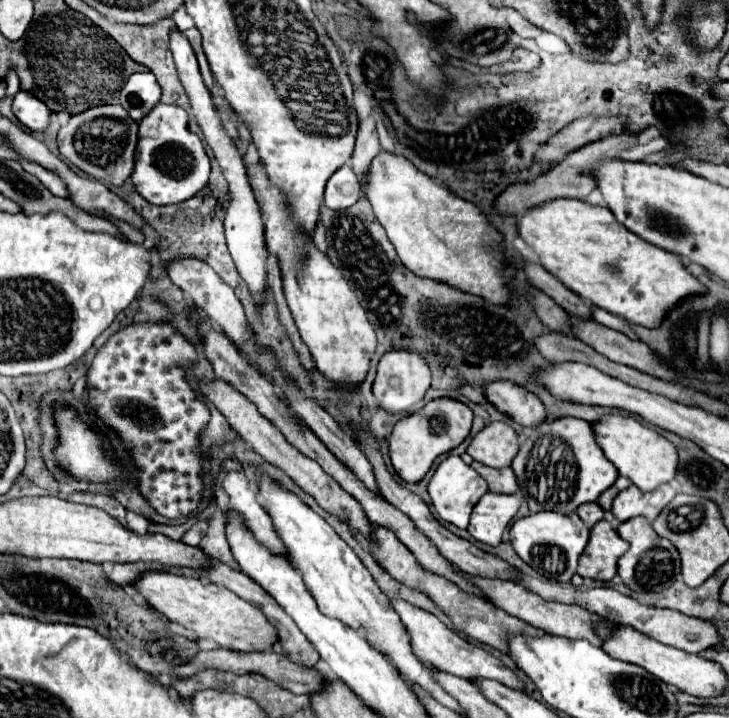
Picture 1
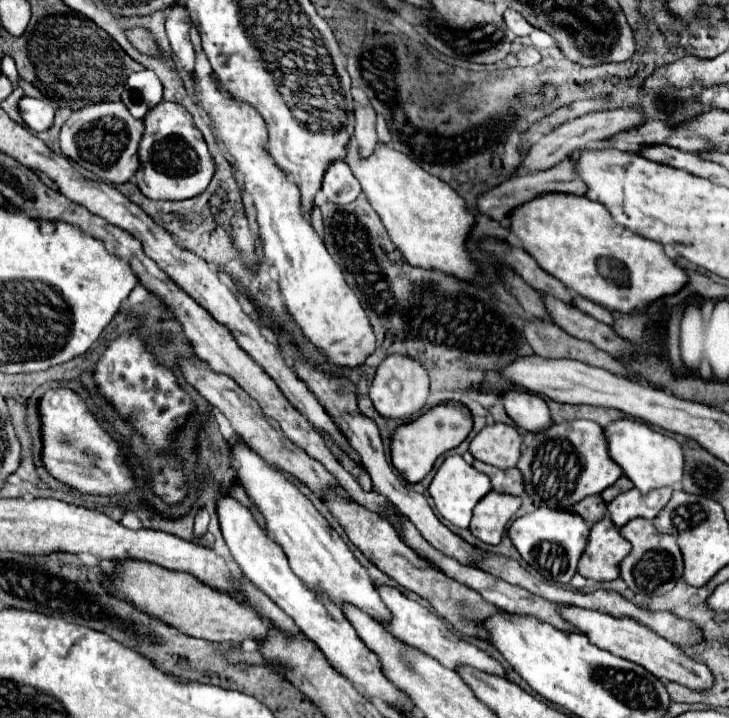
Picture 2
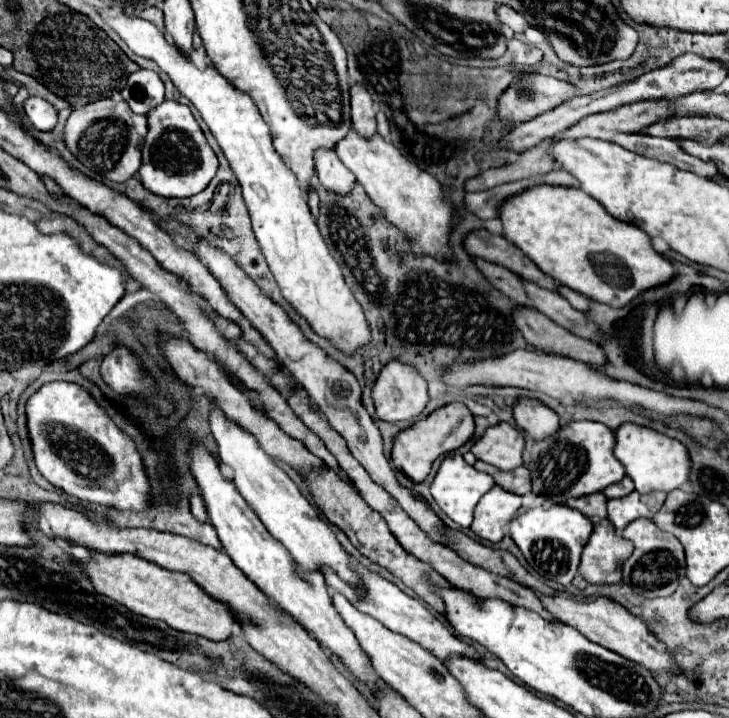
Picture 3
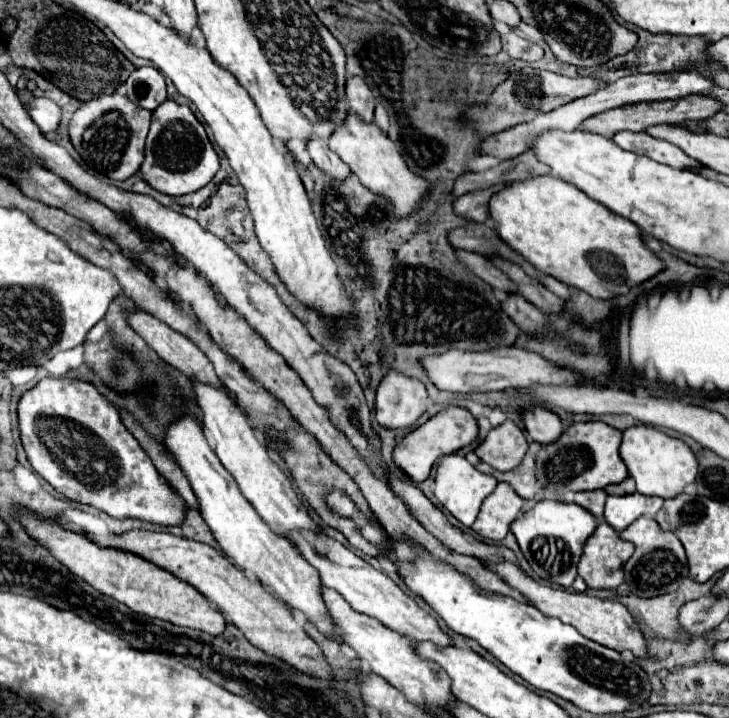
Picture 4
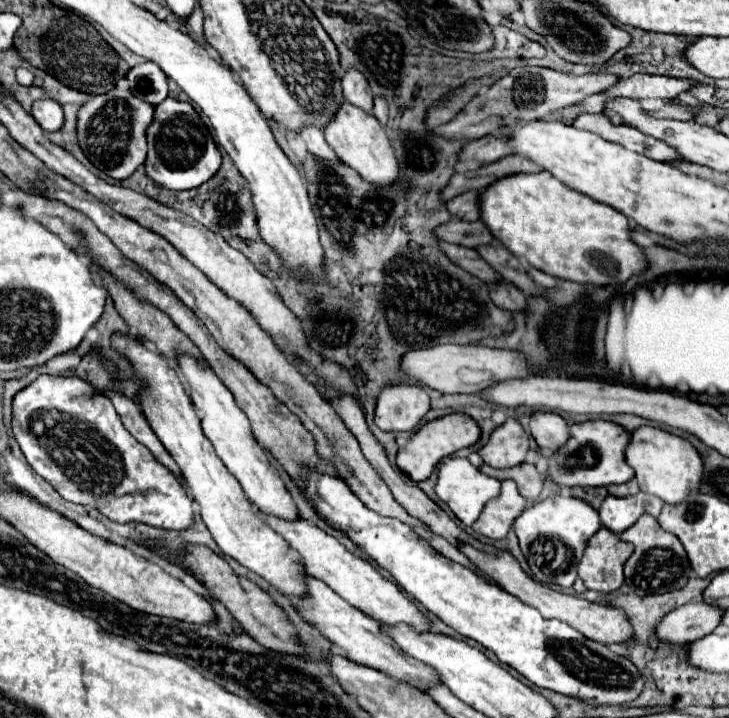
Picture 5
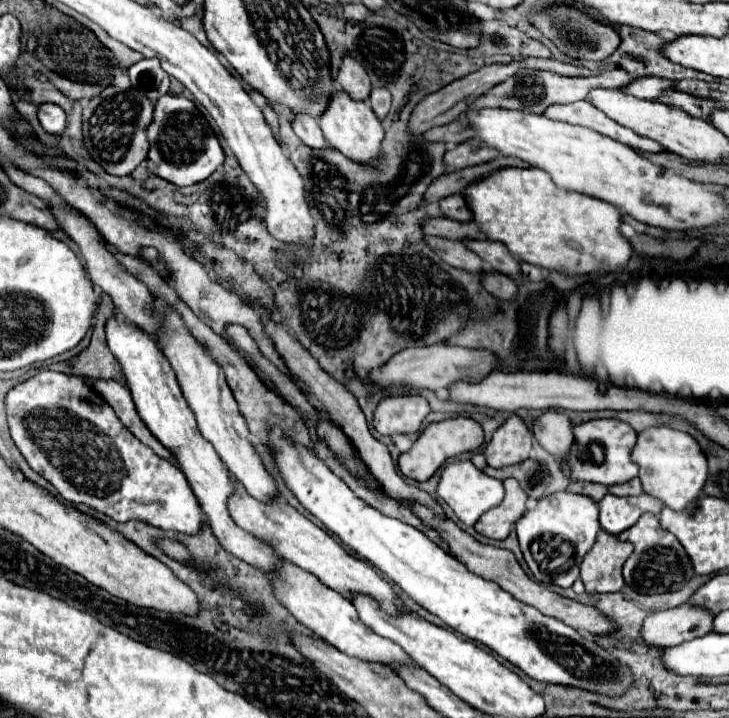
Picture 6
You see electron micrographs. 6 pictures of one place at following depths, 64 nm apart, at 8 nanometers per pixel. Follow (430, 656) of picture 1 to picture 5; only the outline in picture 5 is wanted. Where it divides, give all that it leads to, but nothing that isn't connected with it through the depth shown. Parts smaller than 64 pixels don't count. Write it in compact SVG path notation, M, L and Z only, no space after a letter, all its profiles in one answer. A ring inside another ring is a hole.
M264 516L264 518L274 532L278 532L296 552L300 552L300 556L304 558L308 574L312 574L314 578L328 584L350 606L358 608L366 616L370 616L382 624L388 624L388 626L408 624L416 632L432 630L432 622L418 610L418 606L414 602L408 600L408 596L402 592L402 588L398 584L384 578L370 562L348 552L334 536L326 534L318 526L310 526L306 520L286 522L286 520L278 520L276 516Z

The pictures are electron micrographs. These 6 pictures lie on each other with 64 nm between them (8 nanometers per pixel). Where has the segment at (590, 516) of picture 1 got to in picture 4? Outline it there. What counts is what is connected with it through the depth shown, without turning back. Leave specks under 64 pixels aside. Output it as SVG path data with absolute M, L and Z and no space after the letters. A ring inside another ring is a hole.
M594 490L594 492L568 492L566 496L564 496L564 500L566 502L574 502L574 504L580 504L582 508L586 508L586 510L590 510L592 514L596 514L596 518L598 518L598 522L602 522L604 518L604 502L606 502L606 492L604 490Z

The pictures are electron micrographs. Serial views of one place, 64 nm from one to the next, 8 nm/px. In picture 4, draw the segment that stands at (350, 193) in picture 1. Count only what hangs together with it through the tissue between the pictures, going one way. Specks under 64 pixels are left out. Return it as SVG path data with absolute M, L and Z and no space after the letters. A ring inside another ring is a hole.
M312 138L308 142L308 152L310 152L310 158L312 162L320 168L320 172L324 176L328 176L330 180L344 180L350 176L350 168L328 148L328 142L326 140L320 140L320 138Z

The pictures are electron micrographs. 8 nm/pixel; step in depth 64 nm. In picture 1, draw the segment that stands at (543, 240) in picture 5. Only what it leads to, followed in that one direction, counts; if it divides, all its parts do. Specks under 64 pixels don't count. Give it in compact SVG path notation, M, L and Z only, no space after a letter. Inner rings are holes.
M570 198L554 200L542 208L528 210L522 216L522 220L518 222L518 232L520 232L522 240L536 252L540 264L550 274L554 274L560 282L564 282L566 288L576 292L586 302L590 302L610 314L622 316L630 324L638 324L644 328L658 328L662 324L662 320L668 316L668 312L672 308L676 308L684 298L706 294L706 288L686 270L684 262L676 254L666 252L666 250L642 240L634 232L626 230L612 216L612 212L602 206L590 206L590 204L586 204L582 200L574 200L574 198L572 200Z

